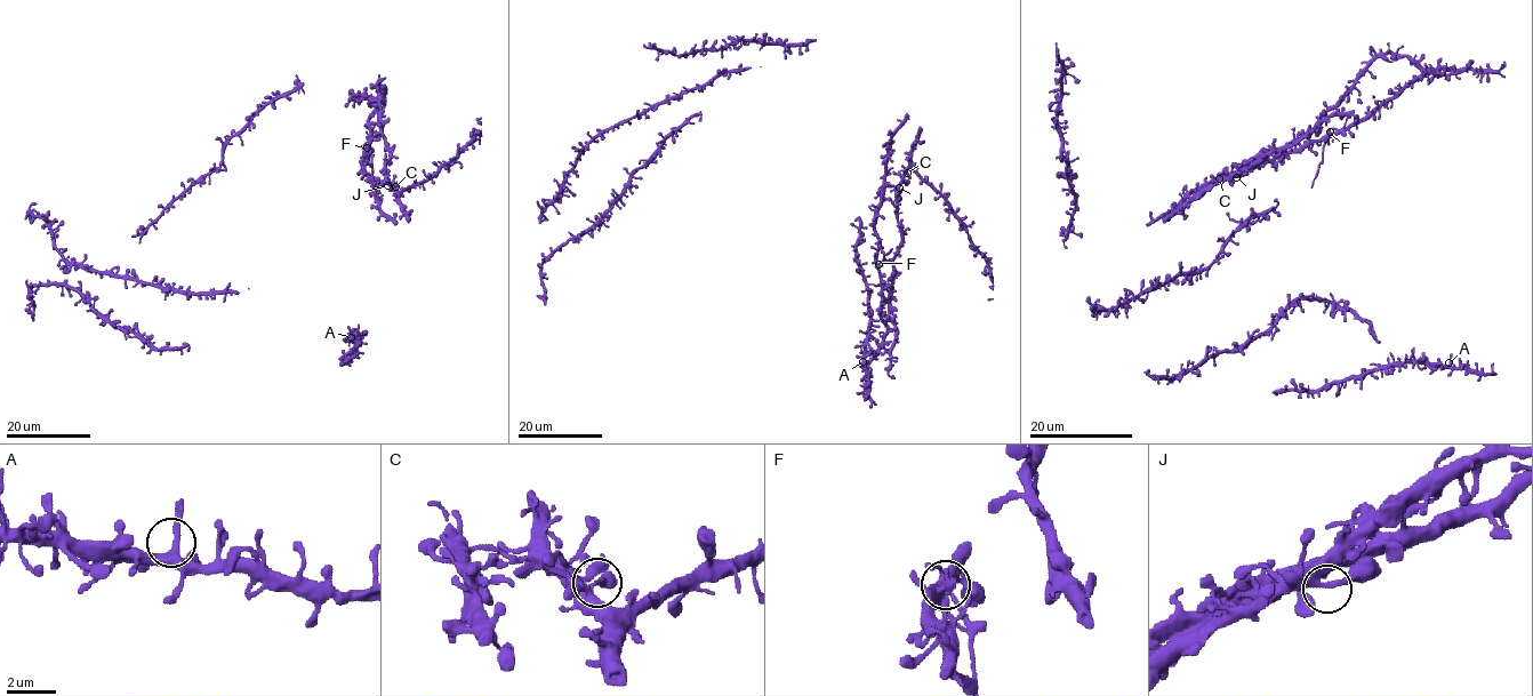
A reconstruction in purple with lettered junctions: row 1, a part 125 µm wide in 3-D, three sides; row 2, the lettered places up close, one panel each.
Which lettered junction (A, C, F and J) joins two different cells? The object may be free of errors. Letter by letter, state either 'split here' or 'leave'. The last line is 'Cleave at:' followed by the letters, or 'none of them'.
A: leave
C: leave
F: split here
J: leave
Cleave at: F

